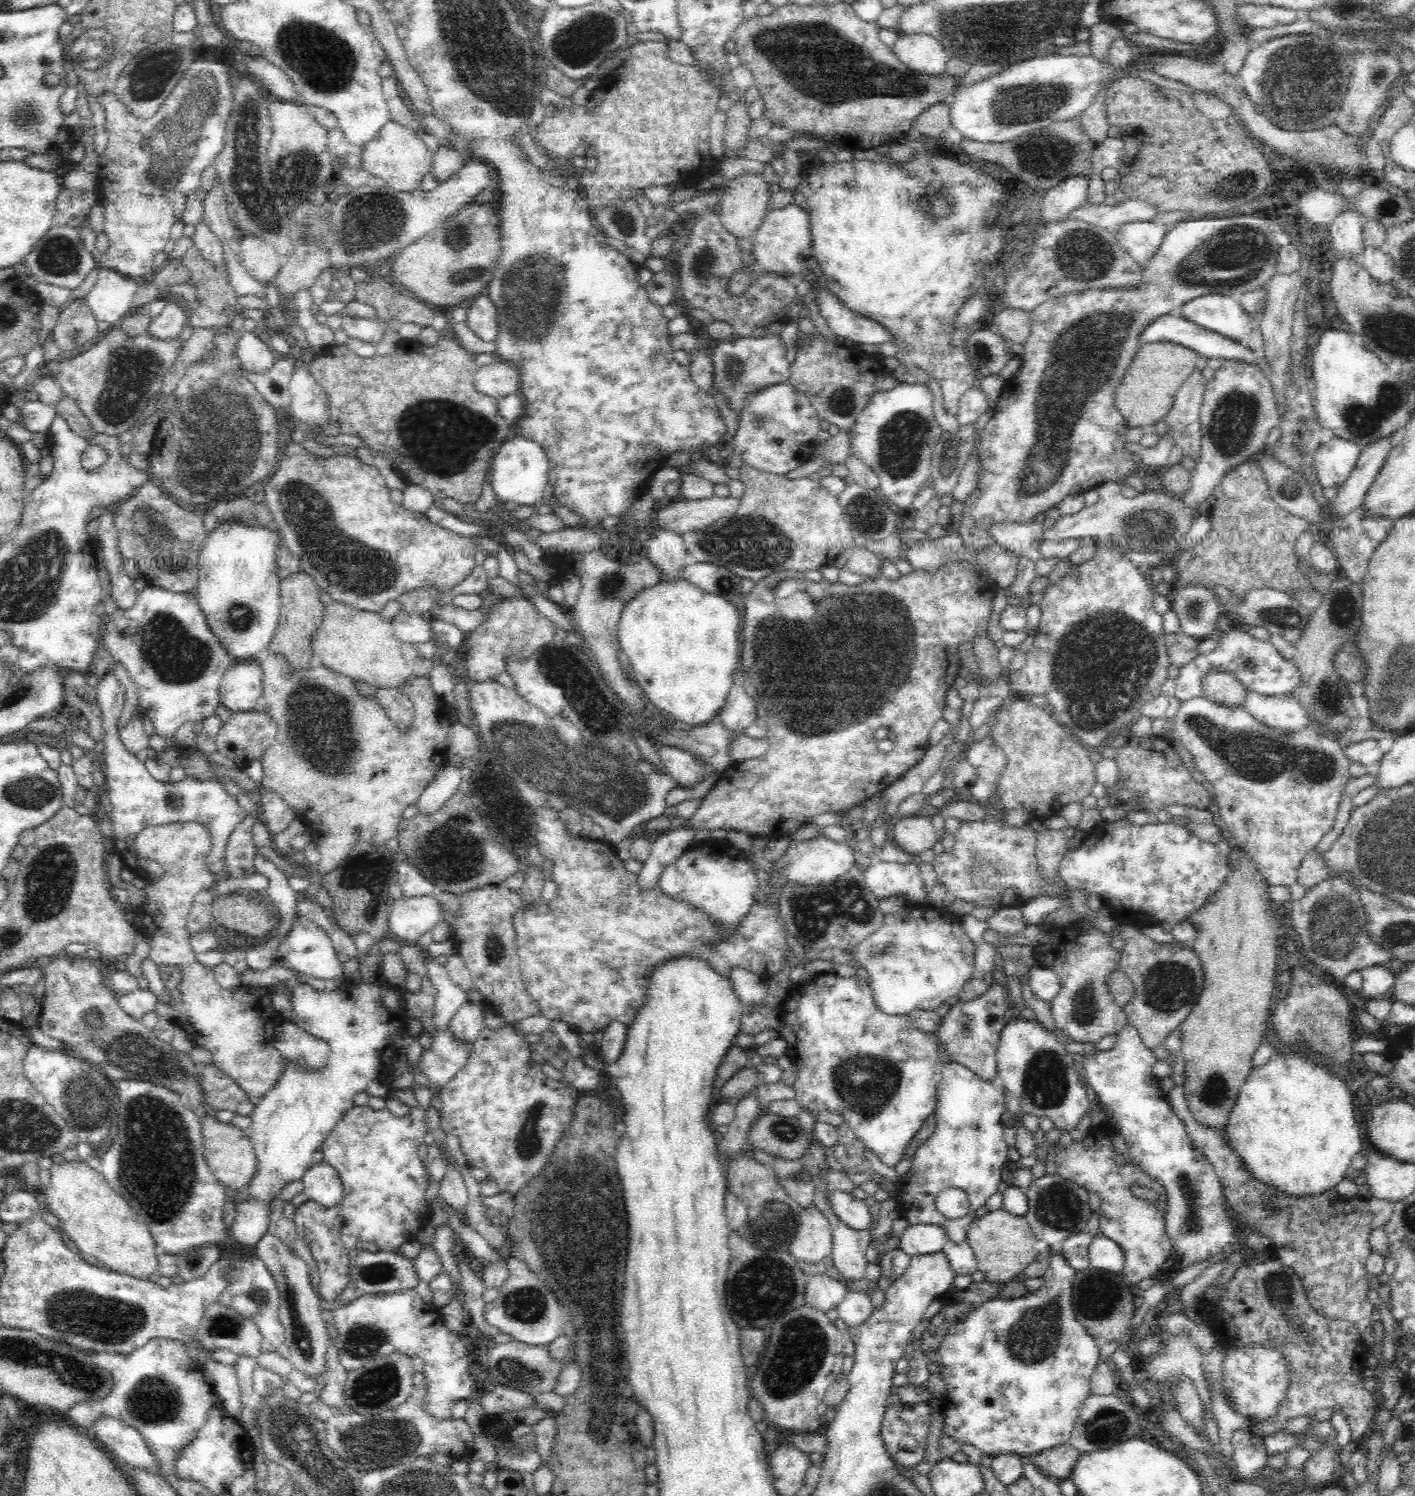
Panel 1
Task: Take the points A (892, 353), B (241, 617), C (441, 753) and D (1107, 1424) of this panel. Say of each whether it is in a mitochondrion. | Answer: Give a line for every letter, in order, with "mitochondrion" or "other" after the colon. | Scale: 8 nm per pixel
A: other
B: mitochondrion
C: other
D: mitochondrion

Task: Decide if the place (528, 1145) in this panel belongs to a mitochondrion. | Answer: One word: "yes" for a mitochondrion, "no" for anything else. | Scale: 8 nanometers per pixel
yes

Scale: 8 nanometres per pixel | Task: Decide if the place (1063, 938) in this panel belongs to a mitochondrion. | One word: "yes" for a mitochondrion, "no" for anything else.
no

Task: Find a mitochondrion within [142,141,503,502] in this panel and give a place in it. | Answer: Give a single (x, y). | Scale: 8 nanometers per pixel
(466, 430)

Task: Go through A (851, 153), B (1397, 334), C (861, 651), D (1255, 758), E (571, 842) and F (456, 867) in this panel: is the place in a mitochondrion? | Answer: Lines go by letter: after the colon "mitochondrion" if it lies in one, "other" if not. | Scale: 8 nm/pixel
A: other
B: mitochondrion
C: mitochondrion
D: mitochondrion
E: other
F: mitochondrion

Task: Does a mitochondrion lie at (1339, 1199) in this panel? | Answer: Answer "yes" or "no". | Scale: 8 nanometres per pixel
no

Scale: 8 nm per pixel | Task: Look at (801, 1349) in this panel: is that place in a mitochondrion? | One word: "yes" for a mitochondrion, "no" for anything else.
yes

